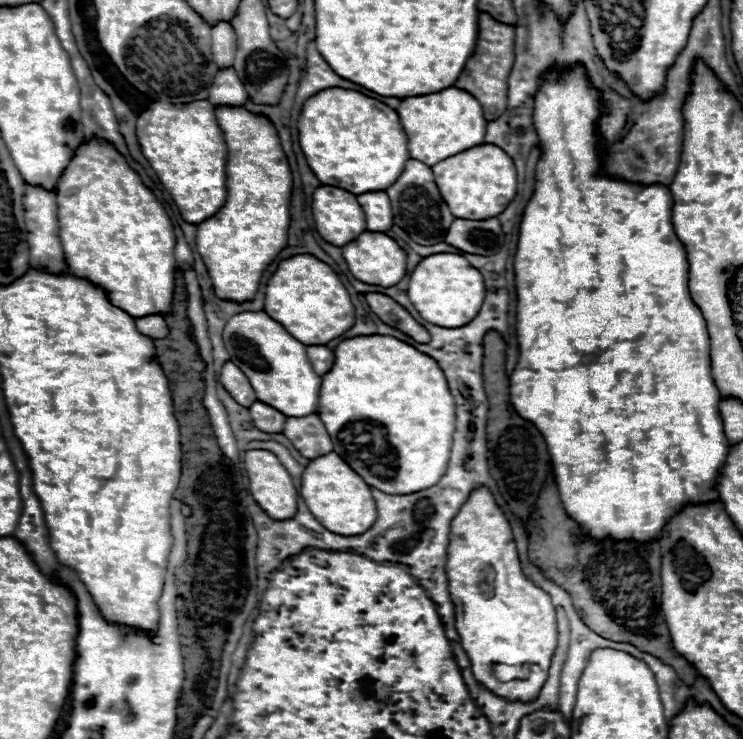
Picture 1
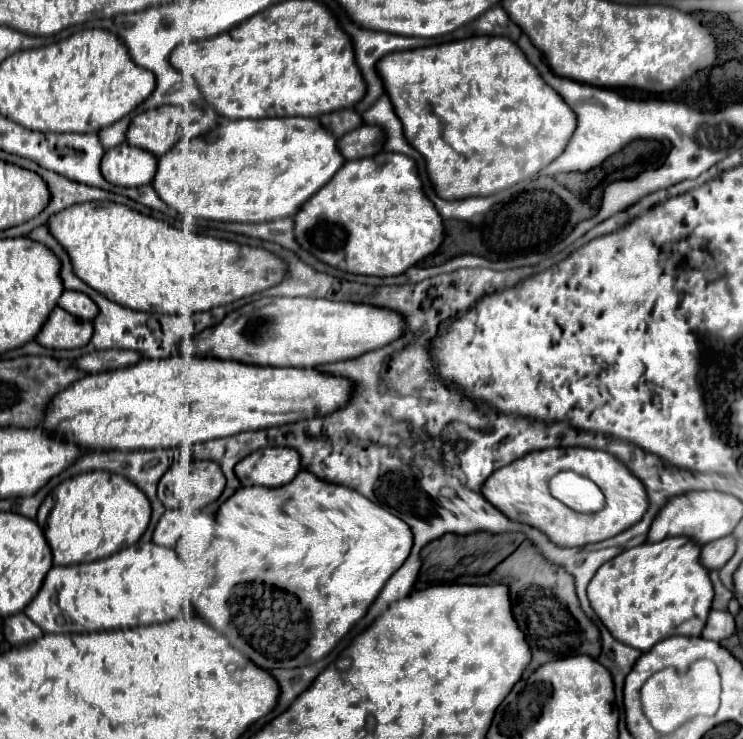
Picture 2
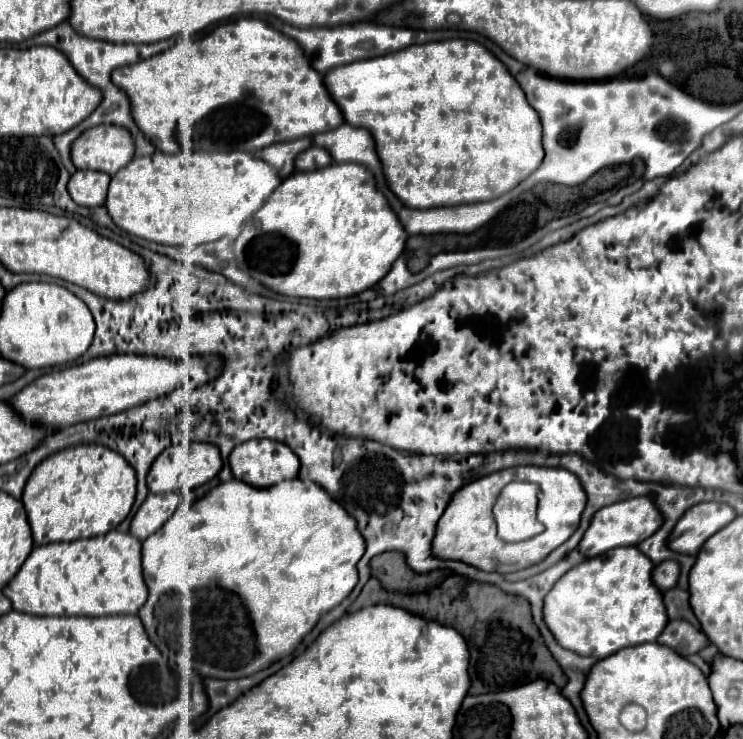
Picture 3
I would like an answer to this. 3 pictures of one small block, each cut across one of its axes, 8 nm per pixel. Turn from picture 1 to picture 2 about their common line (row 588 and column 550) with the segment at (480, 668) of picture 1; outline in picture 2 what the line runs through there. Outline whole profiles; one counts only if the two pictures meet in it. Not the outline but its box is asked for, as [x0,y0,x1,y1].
[482,448,648,548]

